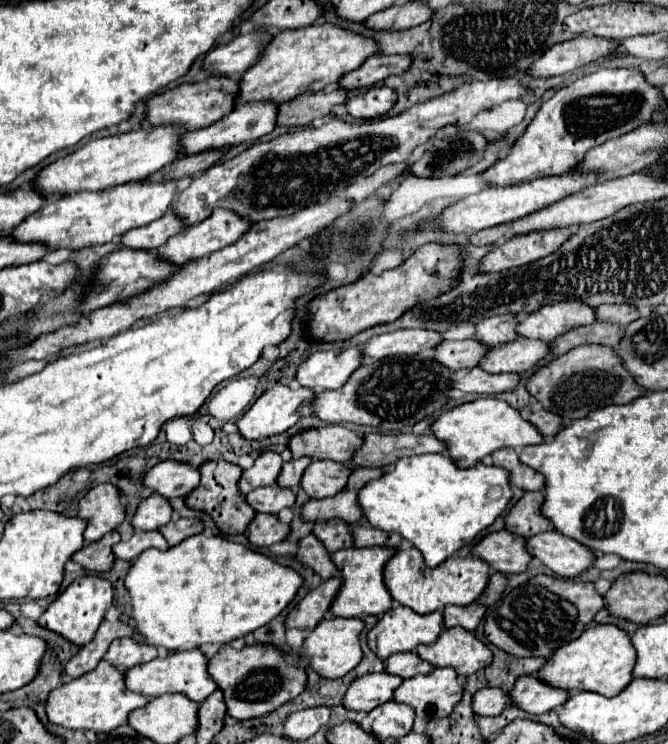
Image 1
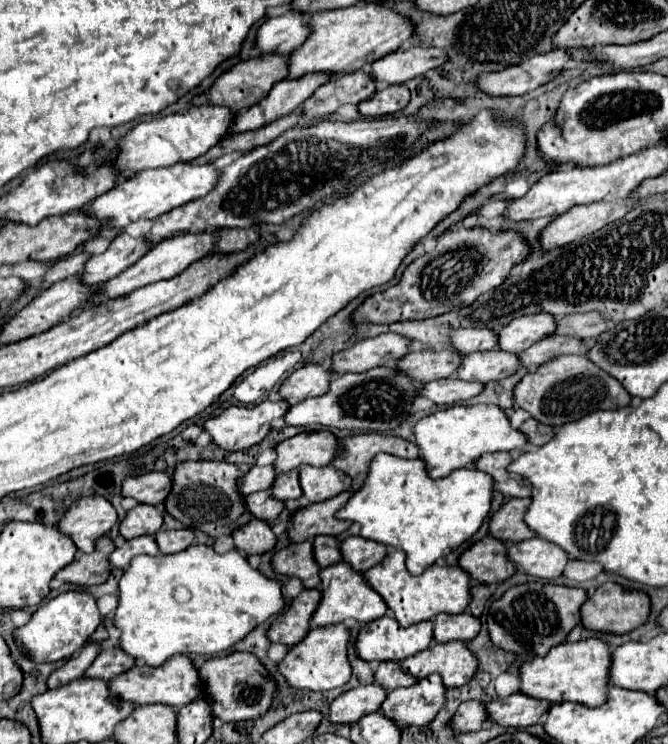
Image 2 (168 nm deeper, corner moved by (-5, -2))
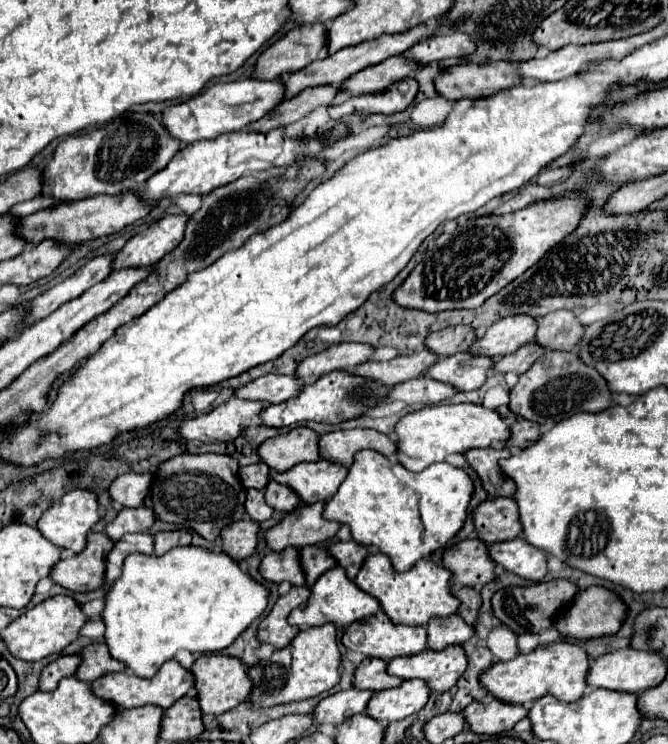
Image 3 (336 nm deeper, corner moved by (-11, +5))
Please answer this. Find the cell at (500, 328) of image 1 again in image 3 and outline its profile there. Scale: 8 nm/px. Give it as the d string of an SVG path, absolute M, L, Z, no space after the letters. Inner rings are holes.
M454 325L430 333L426 345L440 357L448 357L460 351L468 351L472 341L476 341L476 331L470 325Z

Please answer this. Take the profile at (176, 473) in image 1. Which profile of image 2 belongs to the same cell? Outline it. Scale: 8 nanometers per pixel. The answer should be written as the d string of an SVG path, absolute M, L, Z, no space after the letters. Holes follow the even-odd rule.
M148 472L140 476L130 476L122 482L122 496L134 498L140 504L160 506L170 492L170 476L164 472Z

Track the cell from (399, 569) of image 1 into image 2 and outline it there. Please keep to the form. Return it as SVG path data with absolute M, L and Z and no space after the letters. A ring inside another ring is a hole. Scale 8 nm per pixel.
M388 548L380 564L364 572L366 582L376 590L386 606L392 610L400 626L408 628L412 624L434 620L438 614L460 614L470 604L470 576L458 566L430 566L420 576L410 576L406 572L406 560L396 548Z

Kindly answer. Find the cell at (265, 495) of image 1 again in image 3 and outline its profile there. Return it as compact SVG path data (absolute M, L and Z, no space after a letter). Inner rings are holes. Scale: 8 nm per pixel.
M248 489L248 495L246 495L246 513L250 515L252 521L266 521L274 515L274 509L264 501L264 493L262 491L256 491L256 489Z

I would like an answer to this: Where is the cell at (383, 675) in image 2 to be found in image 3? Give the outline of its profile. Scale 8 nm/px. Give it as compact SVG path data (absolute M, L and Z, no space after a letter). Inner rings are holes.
M366 657L354 675L354 687L358 689L372 689L372 691L382 691L390 689L404 683L402 677L390 675L386 671L386 661L380 661L376 657Z

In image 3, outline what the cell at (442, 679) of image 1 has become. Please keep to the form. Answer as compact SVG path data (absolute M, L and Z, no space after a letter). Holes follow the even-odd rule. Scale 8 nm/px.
M408 679L398 687L376 693L370 699L366 713L380 723L392 723L416 715L428 703L430 689L420 679Z

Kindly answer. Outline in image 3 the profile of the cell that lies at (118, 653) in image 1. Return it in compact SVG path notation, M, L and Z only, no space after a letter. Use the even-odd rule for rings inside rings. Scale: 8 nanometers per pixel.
M92 643L82 651L82 665L76 671L76 677L80 681L92 683L98 677L102 677L104 673L112 673L112 671L126 671L128 667L116 659L112 659L112 655L108 653L108 645L104 643Z

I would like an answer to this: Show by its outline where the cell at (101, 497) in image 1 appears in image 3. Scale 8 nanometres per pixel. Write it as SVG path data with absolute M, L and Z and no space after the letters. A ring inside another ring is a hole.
M74 489L68 491L60 501L56 501L38 521L38 529L44 537L48 537L54 545L62 547L62 549L70 549L74 553L80 553L84 549L84 545L88 543L86 537L88 533L94 529L94 525L100 521L100 513L98 513L98 497L92 491L86 489Z

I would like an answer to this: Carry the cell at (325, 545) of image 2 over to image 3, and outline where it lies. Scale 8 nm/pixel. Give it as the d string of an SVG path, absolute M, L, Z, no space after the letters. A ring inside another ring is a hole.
M322 545L304 547L300 551L300 559L302 559L302 567L306 573L306 585L308 587L312 587L324 571L336 567L336 561L332 561L332 557L328 557L328 549Z

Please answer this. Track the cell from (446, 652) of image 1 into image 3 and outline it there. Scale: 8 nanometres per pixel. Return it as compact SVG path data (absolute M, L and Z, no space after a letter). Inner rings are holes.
M460 645L446 647L442 651L426 649L412 657L396 657L388 661L388 673L404 679L424 679L432 691L448 691L460 679L468 665L468 657Z

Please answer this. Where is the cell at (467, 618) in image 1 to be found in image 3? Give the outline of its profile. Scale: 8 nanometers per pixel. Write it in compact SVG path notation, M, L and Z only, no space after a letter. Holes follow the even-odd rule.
M456 613L452 617L438 617L436 621L428 621L428 647L440 651L448 645L468 641L474 633L476 631L472 629L472 625L460 621Z

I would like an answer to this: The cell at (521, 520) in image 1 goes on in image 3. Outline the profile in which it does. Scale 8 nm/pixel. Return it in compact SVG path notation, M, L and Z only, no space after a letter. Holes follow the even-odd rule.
M492 497L474 511L476 533L482 541L498 543L520 537L520 513L512 497Z

